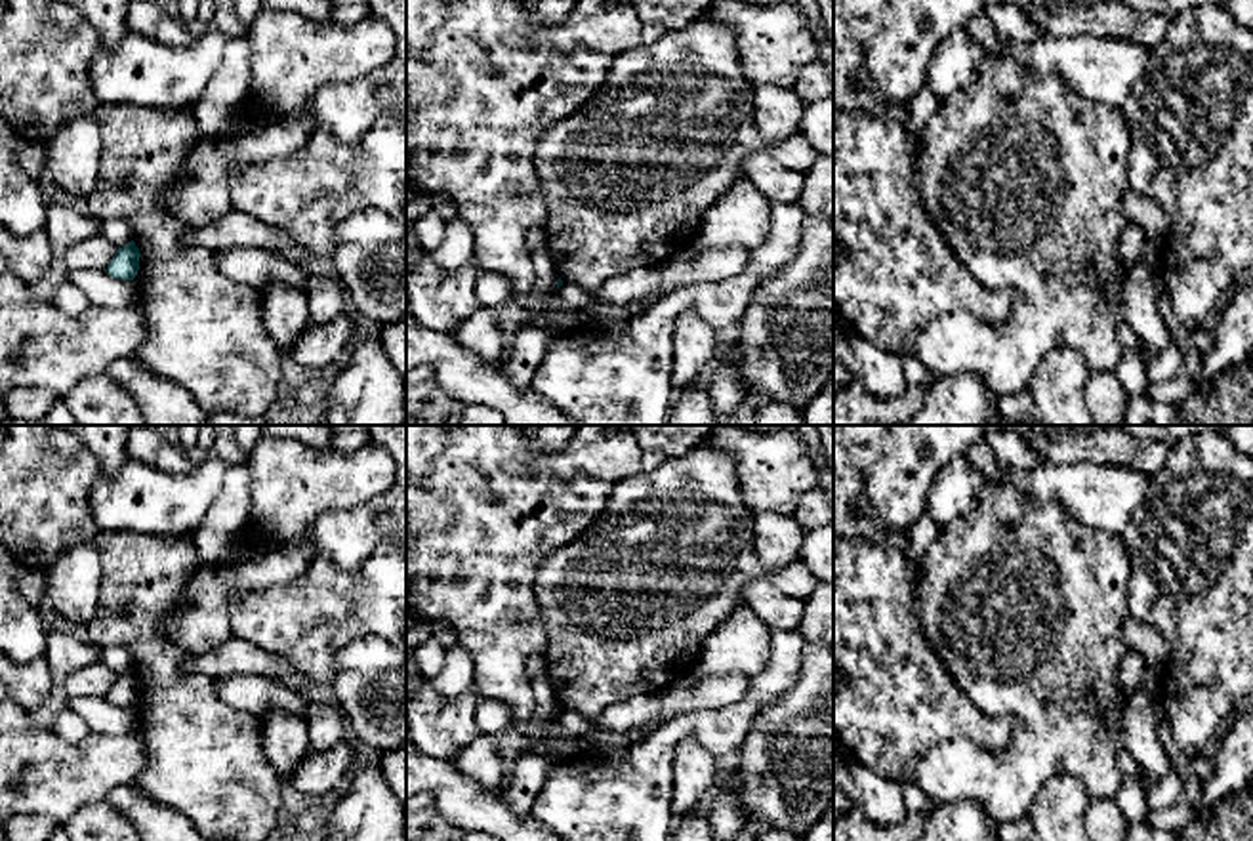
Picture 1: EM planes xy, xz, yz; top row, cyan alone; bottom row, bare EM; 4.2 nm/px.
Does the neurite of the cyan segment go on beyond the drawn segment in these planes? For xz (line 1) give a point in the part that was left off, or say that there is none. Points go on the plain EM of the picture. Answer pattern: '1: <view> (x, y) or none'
1: none

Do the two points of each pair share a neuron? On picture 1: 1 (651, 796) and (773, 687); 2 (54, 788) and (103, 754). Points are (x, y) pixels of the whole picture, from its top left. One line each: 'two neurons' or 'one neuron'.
1: one neuron
2: one neuron

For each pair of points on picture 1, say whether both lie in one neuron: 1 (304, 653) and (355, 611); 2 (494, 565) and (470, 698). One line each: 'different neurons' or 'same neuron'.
1: same neuron
2: different neurons

